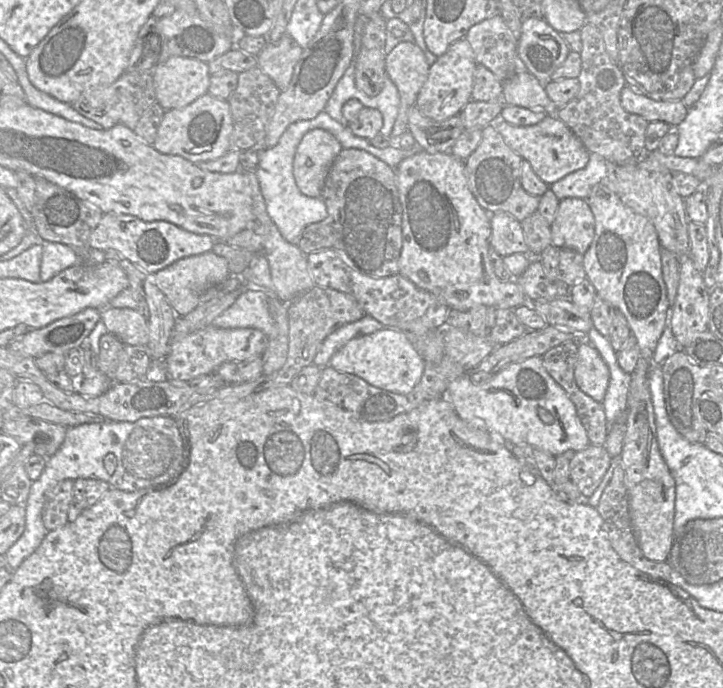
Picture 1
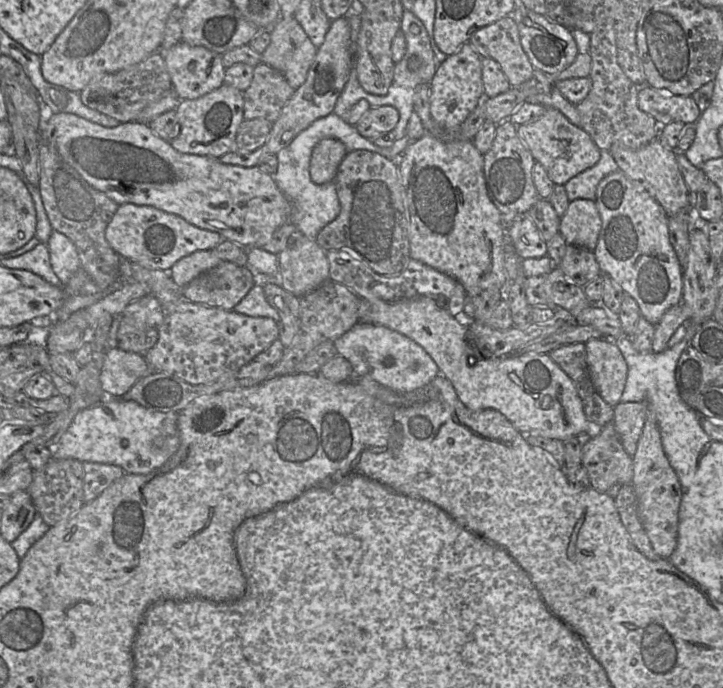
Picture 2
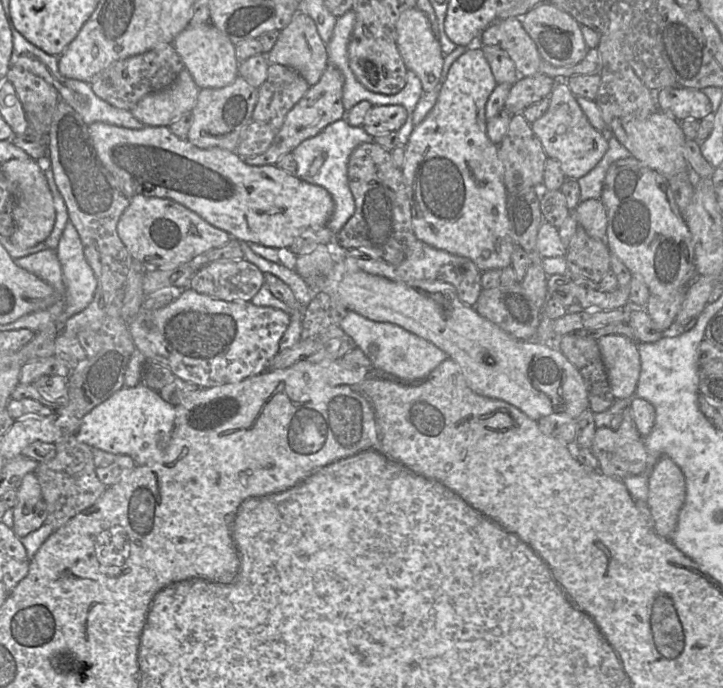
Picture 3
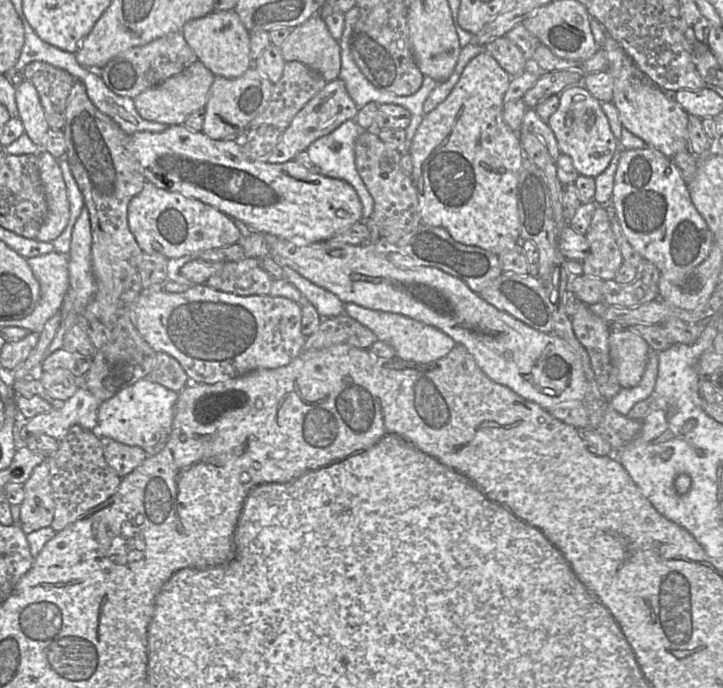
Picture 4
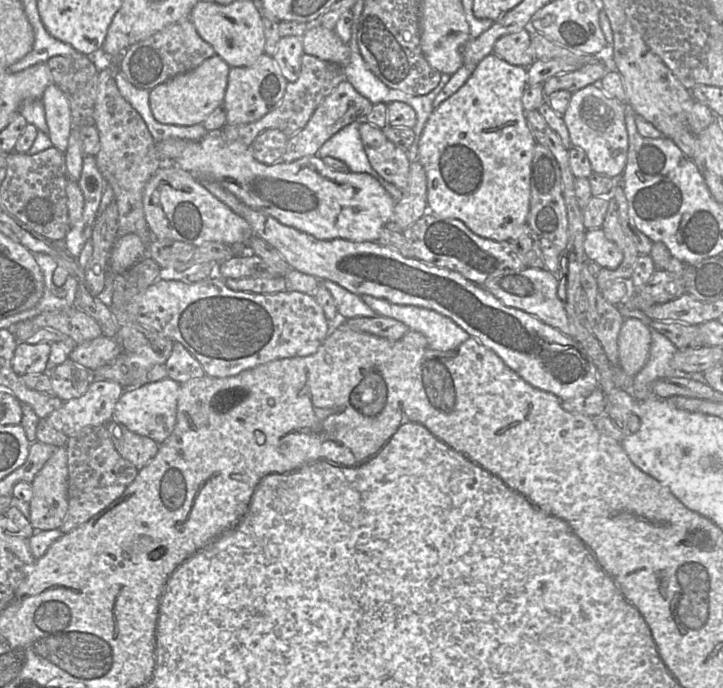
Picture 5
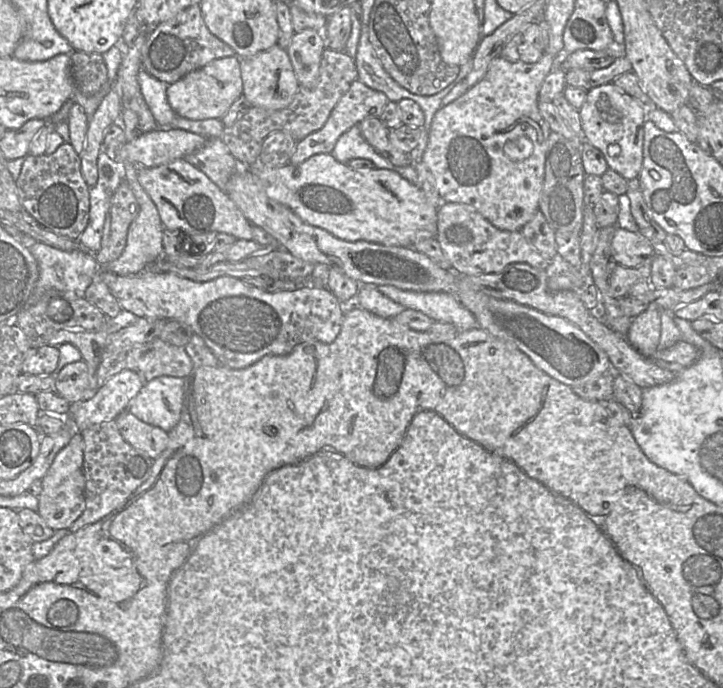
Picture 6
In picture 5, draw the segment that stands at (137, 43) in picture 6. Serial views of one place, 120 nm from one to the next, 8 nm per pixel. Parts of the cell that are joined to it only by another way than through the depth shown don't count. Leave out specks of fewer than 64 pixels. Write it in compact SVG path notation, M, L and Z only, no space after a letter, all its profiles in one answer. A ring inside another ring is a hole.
M118 58L98 75L93 114L88 121L95 126L100 138L100 149L94 157L100 173L113 189L114 201L119 211L117 237L136 234L148 246L154 238L145 219L142 195L148 180L162 167L162 161L146 123L121 96L115 80L117 73Z

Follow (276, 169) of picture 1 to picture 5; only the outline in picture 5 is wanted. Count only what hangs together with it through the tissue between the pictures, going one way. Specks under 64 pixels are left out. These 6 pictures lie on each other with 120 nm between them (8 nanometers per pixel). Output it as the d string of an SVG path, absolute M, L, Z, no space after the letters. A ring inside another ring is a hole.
M355 121L328 139L318 150L317 156L331 157L344 162L350 172L368 173L377 180L381 177L372 168L360 136L361 121Z

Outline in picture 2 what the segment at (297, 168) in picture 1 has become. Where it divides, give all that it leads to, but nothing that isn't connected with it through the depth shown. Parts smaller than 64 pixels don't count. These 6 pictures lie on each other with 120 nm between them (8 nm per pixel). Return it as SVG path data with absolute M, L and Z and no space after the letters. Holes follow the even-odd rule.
M324 138L312 150L309 174L313 183L334 181L339 165L347 154L345 145L335 138Z

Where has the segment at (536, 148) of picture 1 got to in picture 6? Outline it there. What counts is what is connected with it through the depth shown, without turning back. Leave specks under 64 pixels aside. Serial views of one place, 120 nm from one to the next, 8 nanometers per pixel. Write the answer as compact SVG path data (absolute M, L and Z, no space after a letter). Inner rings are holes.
M609 83L587 92L579 114L582 125L581 136L584 141L603 153L608 168L628 181L638 178L643 164L643 126L647 120L647 110L644 104L619 90L613 83Z

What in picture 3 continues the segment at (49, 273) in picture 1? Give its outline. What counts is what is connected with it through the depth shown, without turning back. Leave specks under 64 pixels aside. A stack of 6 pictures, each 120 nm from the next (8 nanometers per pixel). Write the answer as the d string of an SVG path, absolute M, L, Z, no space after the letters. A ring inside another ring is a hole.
M69 220L61 233L55 252L65 285L64 308L55 322L58 336L66 321L92 301L97 280L85 259L77 230Z

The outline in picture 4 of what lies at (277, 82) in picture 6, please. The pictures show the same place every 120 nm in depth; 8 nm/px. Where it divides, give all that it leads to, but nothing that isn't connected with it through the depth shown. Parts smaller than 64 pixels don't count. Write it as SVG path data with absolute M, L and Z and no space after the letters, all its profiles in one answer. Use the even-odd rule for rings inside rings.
M253 66L239 78L227 79L216 76L203 108L202 133L213 140L236 140L247 125L266 109L273 85Z

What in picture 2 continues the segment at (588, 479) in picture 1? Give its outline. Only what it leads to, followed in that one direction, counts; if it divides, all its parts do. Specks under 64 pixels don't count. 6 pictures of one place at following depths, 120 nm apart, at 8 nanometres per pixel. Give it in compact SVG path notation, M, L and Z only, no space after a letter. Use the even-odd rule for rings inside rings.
M613 422L585 443L581 465L587 470L589 487L598 492L605 493L614 486L631 485L633 456L625 451Z

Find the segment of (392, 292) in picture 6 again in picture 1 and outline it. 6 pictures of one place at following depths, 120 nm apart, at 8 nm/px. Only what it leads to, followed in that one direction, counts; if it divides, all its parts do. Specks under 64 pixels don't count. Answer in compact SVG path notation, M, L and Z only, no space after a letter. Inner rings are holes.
M382 327L372 334L359 336L348 341L332 356L329 366L339 372L356 375L374 387L397 394L405 394L410 392L420 381L426 362L408 335L397 329Z

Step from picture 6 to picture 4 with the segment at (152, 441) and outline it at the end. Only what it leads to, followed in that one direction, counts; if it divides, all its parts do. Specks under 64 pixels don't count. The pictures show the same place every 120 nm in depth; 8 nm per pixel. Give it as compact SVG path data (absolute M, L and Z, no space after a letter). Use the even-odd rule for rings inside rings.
M102 437L100 441L105 461L121 478L148 457L141 447L125 445L108 437Z

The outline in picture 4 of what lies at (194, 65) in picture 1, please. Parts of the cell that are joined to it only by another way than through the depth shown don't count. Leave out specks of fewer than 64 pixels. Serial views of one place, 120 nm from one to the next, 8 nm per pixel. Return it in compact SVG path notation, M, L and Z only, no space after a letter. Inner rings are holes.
M234 10L209 13L202 18L189 20L182 27L181 33L197 60L215 77L239 78L253 66L250 56L250 33Z

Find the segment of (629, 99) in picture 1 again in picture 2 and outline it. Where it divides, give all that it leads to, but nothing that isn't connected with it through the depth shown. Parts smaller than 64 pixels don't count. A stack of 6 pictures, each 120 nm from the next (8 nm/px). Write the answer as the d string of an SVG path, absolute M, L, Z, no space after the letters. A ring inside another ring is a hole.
M640 86L638 106L660 125L671 122L695 123L702 113L691 96L673 95L650 86Z

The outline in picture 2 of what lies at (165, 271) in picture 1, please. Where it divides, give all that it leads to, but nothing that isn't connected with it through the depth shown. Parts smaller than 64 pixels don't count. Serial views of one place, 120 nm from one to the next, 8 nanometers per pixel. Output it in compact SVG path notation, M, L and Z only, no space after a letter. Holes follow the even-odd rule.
M199 250L183 257L171 268L171 278L176 285L184 288L199 275L218 266L222 260L212 250Z

